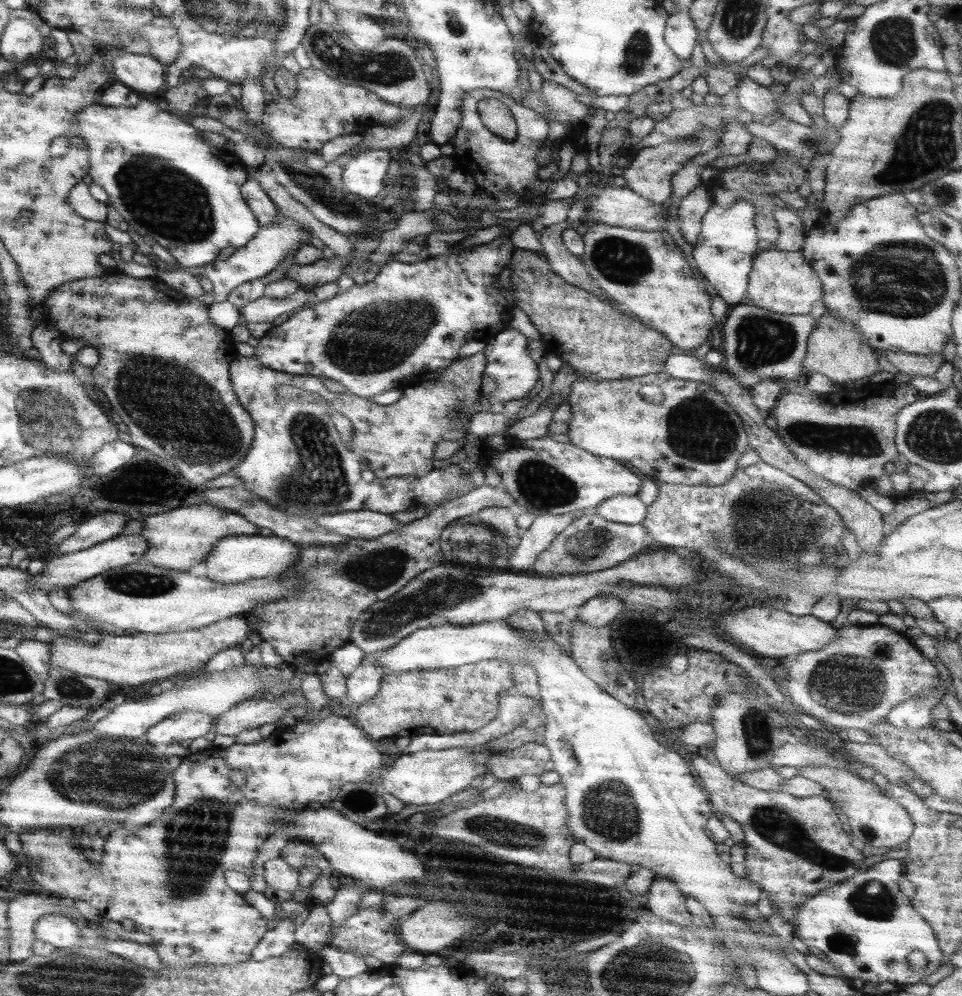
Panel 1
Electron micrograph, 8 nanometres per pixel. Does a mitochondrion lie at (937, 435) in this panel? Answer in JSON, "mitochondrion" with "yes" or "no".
{"mitochondrion":"yes"}

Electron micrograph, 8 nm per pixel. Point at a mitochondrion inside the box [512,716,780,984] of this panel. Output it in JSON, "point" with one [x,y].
{"point":[609,809]}

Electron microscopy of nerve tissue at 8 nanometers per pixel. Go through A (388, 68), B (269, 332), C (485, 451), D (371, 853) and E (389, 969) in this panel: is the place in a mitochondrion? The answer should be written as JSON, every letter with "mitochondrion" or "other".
{"A":"mitochondrion","B":"other","C":"other","D":"other","E":"other"}

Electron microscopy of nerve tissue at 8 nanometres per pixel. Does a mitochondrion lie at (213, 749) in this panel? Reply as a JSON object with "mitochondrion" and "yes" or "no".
{"mitochondrion":"no"}

